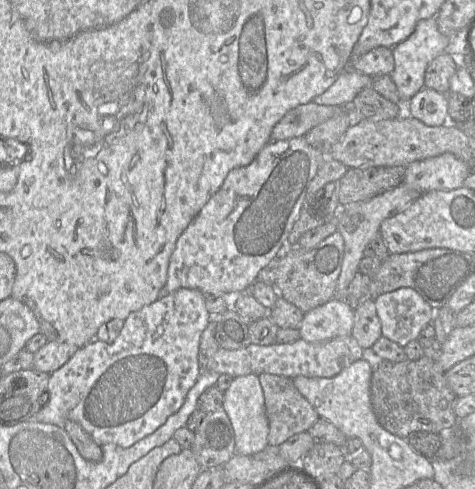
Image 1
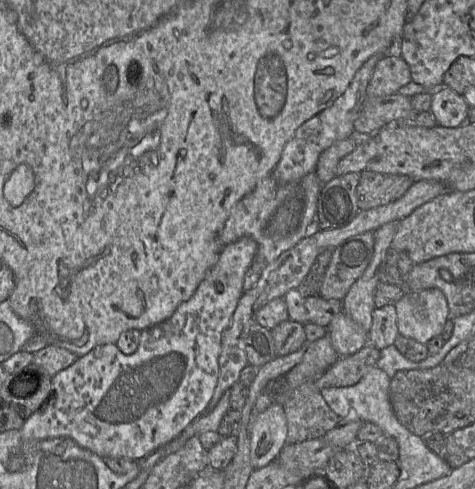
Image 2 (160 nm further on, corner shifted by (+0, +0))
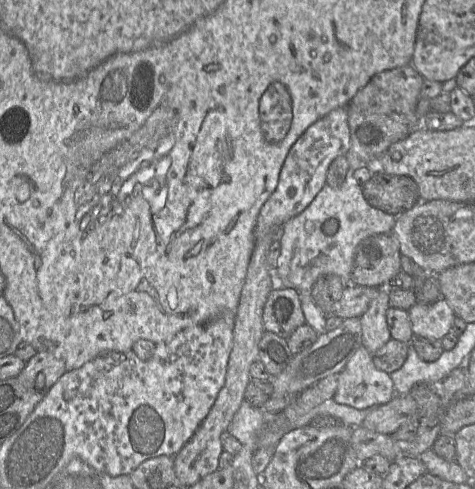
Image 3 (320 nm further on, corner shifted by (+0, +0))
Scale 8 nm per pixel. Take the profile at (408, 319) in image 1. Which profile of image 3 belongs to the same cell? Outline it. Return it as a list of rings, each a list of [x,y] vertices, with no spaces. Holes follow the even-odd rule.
[[[443,298],[432,304],[416,303],[408,311],[414,336],[441,340],[450,332],[454,311]]]

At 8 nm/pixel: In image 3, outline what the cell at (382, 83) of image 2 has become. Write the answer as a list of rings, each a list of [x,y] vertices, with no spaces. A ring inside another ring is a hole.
[[[411,64],[374,75],[348,104],[351,153],[366,166],[375,166],[393,143],[421,128],[416,114],[424,78]]]

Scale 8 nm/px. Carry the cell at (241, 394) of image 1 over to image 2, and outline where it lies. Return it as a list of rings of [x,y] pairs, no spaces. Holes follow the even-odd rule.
[[[274,404],[260,413],[249,431],[250,463],[253,469],[273,462],[287,444],[287,422],[282,405]]]

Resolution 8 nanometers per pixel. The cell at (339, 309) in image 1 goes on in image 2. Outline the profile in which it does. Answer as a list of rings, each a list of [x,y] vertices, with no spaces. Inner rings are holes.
[[[344,311],[326,326],[326,335],[340,357],[357,353],[367,344],[367,333]]]

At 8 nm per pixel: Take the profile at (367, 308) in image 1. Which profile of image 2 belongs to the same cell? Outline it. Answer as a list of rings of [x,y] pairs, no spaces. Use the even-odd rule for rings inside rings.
[[[394,305],[375,308],[372,313],[372,325],[367,332],[367,344],[381,350],[393,345],[399,335]]]

